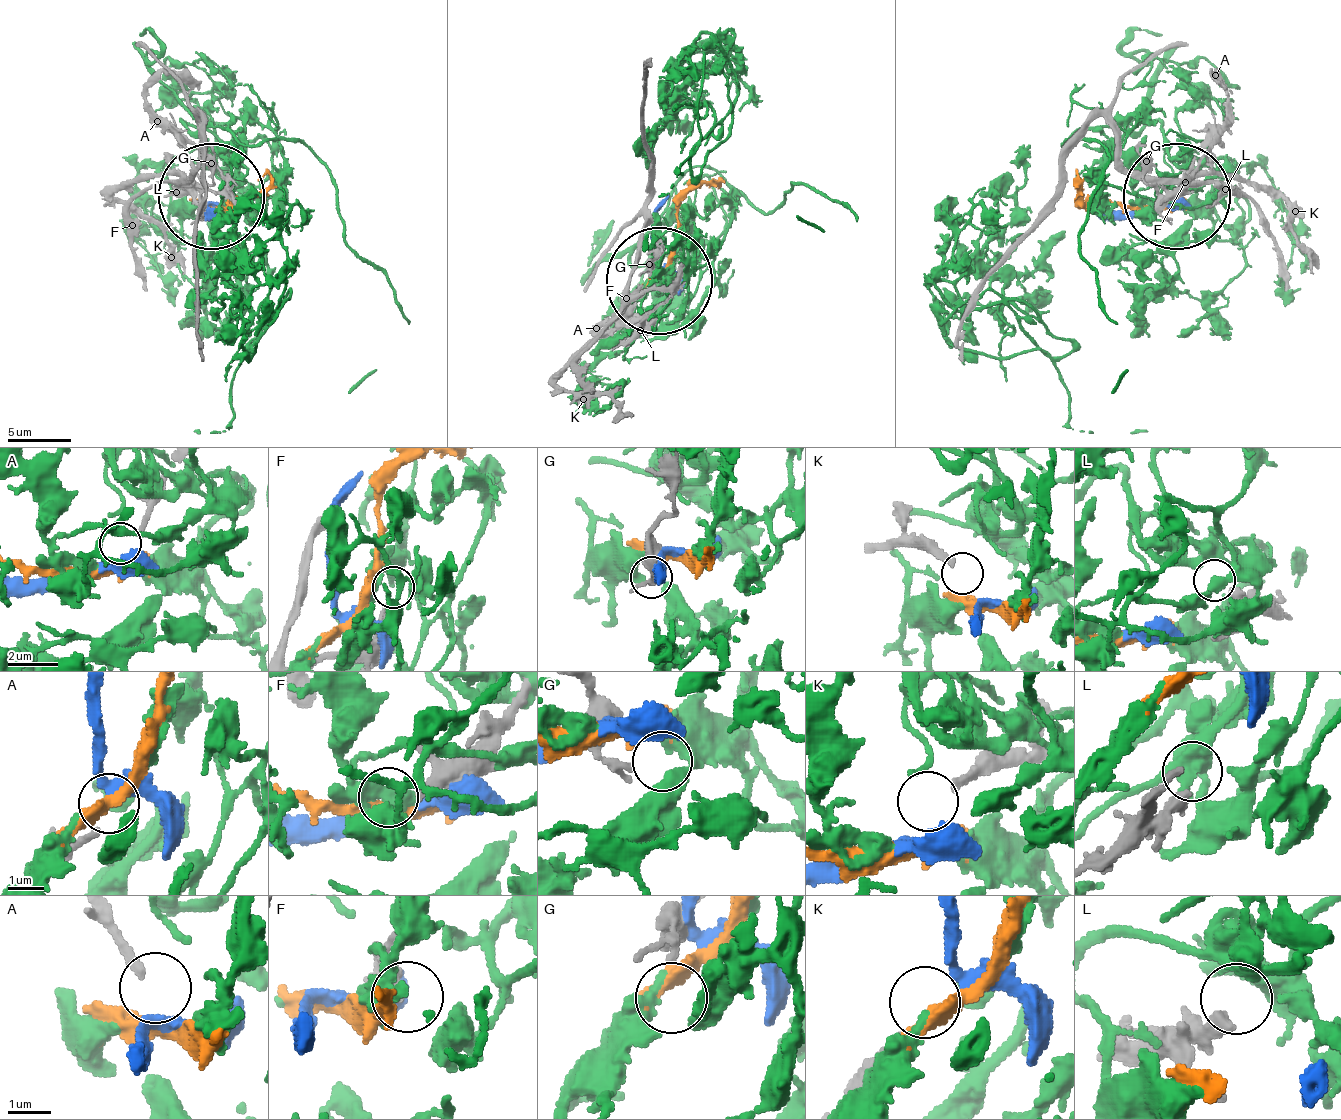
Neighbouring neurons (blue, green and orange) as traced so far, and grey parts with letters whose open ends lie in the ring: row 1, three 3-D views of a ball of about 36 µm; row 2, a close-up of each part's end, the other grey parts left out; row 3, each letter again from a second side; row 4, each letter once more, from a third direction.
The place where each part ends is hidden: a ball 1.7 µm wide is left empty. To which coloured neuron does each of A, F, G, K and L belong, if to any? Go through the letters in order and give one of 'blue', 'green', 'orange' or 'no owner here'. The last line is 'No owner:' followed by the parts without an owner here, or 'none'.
A: blue
F: no owner here
G: green
K: no owner here
L: no owner here
No owner: F, K, L

